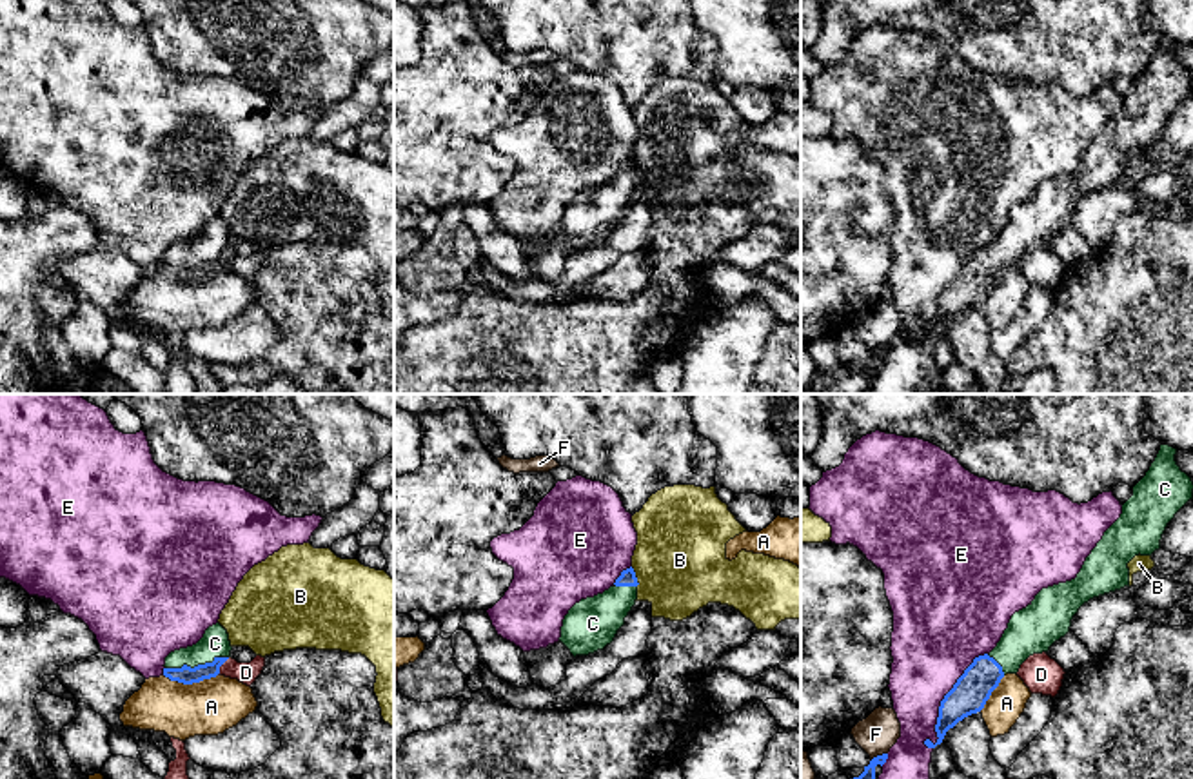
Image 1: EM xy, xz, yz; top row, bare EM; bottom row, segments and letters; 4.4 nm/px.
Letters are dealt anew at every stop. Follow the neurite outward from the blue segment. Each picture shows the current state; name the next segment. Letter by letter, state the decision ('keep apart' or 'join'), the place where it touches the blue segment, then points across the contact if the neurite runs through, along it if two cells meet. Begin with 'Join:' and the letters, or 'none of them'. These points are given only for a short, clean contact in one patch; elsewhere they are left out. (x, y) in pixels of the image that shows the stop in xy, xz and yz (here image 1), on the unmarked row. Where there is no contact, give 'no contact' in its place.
Join: C
A: keep apart | xy (191, 276)
B: keep apart | xz (634, 169) | along xz (631, 160), (638, 178)
C: join | xy (198, 258) | across xy (186, 267), (198, 258), (215, 236)
D: keep apart | xy (220, 258) | along xy (229, 251), (216, 267)
E: keep apart | yz (943, 293)
F: keep apart | yz (879, 349) | along yz (887, 345), (872, 353)

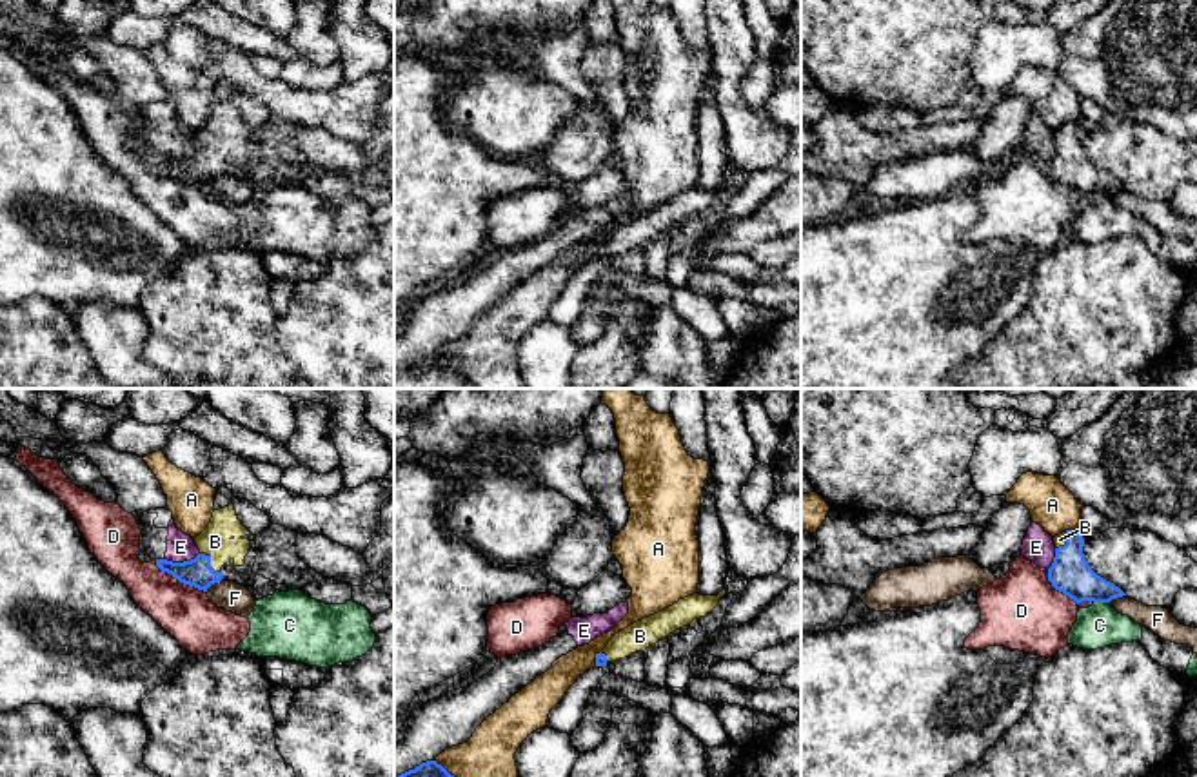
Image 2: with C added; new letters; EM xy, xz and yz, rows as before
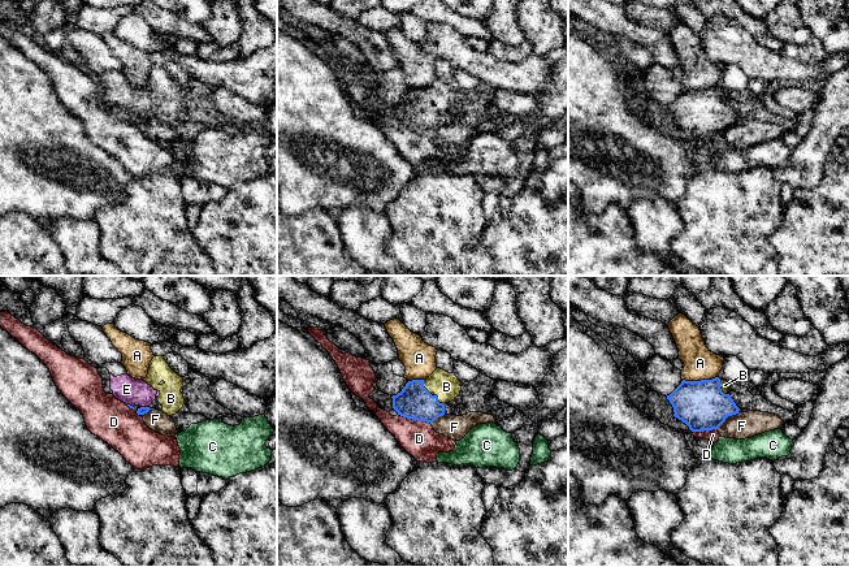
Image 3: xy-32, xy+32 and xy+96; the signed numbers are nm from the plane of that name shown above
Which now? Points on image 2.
Join: B
A: keep apart | yz (1070, 124)
B: join | xy (209, 157) | across xy (197, 166), (209, 157), (215, 135)
C: keep apart | yz (1101, 195)
D: keep apart | xy (178, 173) | along xy (155, 153), (162, 164), (206, 186)
E: keep apart | xy (180, 157)
F: keep apart | xy (213, 177)

